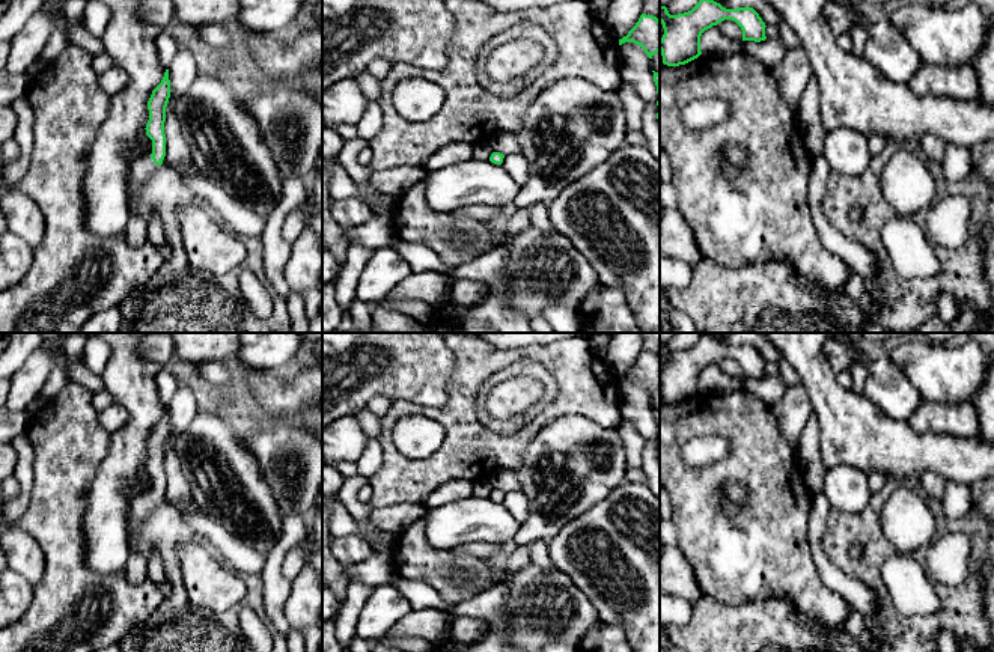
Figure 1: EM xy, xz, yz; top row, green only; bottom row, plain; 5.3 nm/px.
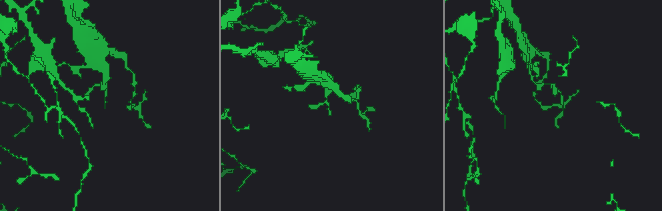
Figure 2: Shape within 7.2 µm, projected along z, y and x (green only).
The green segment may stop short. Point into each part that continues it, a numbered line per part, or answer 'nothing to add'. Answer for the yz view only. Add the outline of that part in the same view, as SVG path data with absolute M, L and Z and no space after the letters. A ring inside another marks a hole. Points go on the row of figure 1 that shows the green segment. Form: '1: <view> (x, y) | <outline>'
nothing to add

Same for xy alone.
1: xy (139, 172) | M151 157L143 158L137 163L131 163L130 166L130 184L128 184L128 196L137 194L140 188L146 184L148 176L158 166L154 163Z

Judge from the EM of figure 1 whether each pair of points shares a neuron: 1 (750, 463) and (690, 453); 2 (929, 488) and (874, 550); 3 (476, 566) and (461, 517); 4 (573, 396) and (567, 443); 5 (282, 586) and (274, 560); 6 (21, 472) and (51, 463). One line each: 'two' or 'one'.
1: two
2: two
3: two
4: two
5: one
6: two

